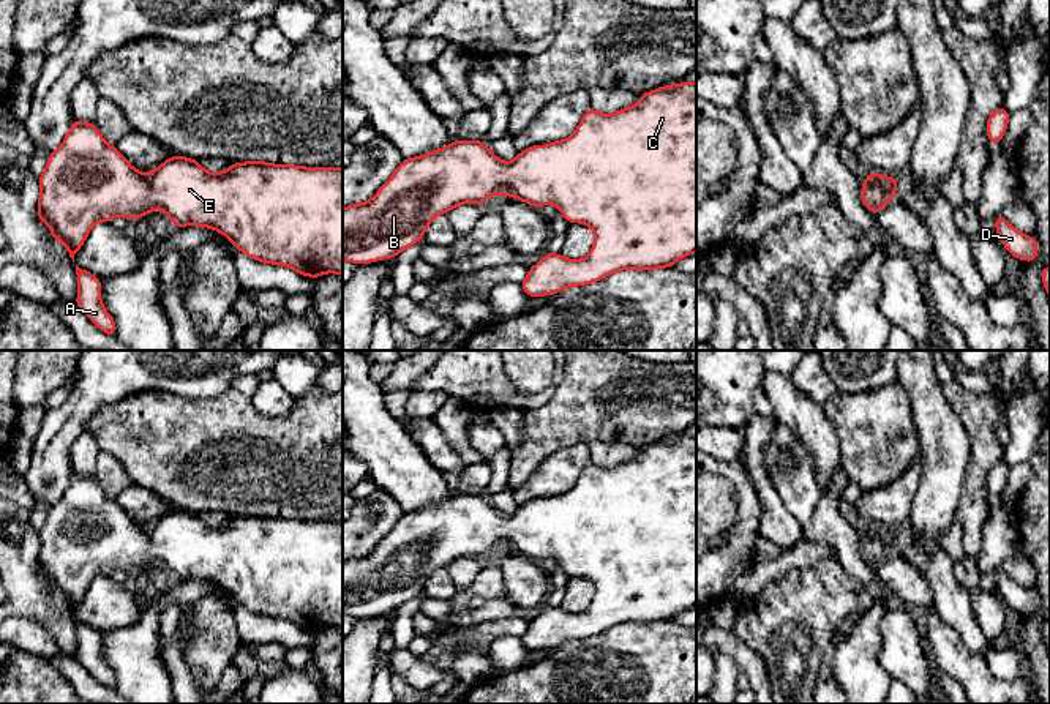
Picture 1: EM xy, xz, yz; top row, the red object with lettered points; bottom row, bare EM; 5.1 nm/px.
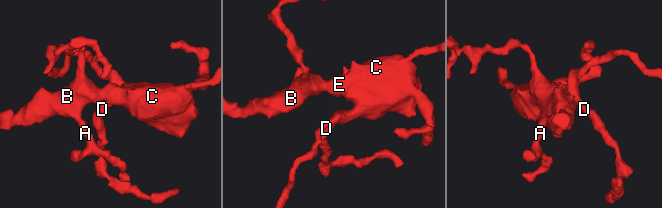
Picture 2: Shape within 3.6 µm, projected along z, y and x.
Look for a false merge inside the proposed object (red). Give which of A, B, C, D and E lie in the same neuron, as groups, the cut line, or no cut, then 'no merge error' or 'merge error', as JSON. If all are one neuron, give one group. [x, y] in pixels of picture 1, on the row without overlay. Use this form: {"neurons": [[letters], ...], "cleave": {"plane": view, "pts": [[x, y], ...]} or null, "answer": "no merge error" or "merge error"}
{"neurons": [["A", "B", "C", "D", "E"]], "cleave": null, "answer": "no merge error"}

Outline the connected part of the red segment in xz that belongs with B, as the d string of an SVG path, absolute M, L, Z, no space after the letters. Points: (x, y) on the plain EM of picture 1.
M682 436L658 440L652 445L643 447L639 455L630 461L616 464L613 467L600 467L595 462L589 461L575 486L564 492L554 494L546 499L532 499L524 505L518 505L516 511L508 518L491 507L491 504L483 497L483 494L459 494L455 492L450 499L428 505L417 511L404 511L404 515L396 521L390 529L388 535L384 537L379 545L363 557L351 557L343 562L343 614L352 617L371 617L382 612L396 611L401 605L420 595L425 590L425 586L429 576L437 570L448 567L452 562L461 557L477 557L482 559L483 554L489 549L510 549L518 554L523 554L534 560L543 560L553 557L559 562L562 570L568 576L581 576L589 579L595 587L595 595L591 606L583 612L567 612L557 606L546 606L542 614L532 619L527 625L527 630L521 636L523 644L529 650L554 649L559 644L568 641L578 641L584 638L592 638L606 631L611 627L621 623L657 623L674 620L674 617L693 606L696 606L696 436Z

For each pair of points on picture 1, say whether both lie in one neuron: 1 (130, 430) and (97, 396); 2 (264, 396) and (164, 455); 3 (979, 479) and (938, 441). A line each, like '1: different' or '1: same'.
1: different
2: different
3: different

